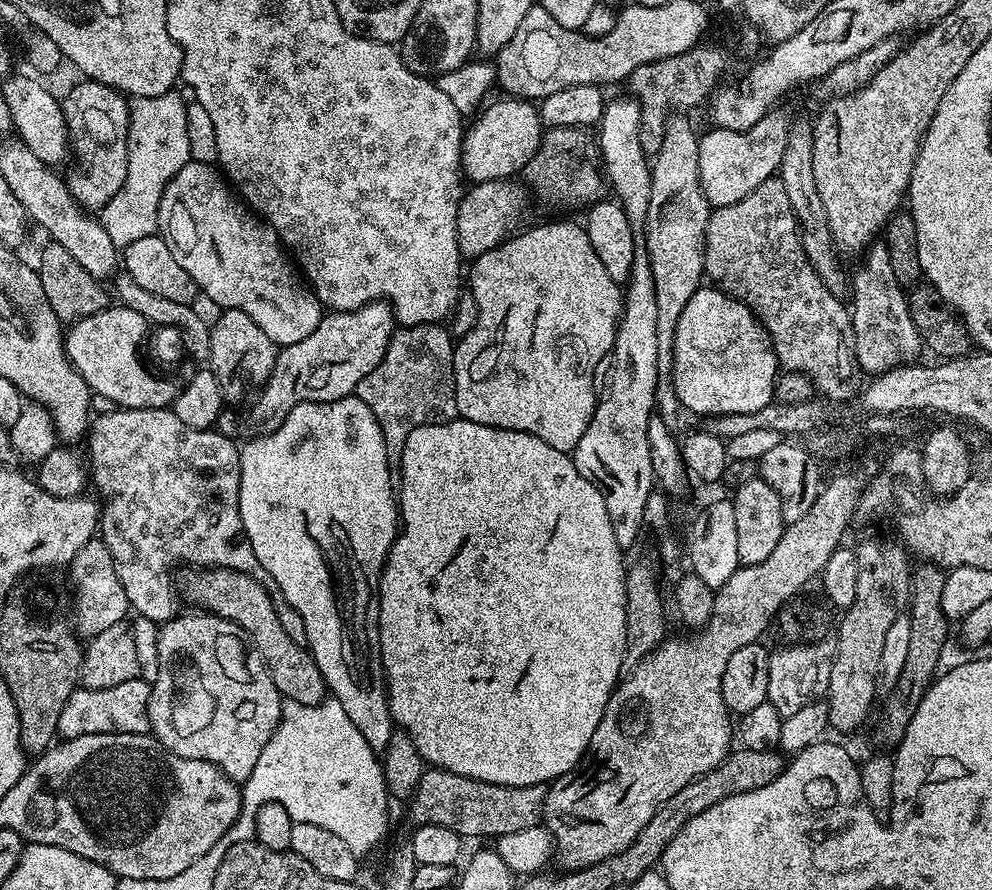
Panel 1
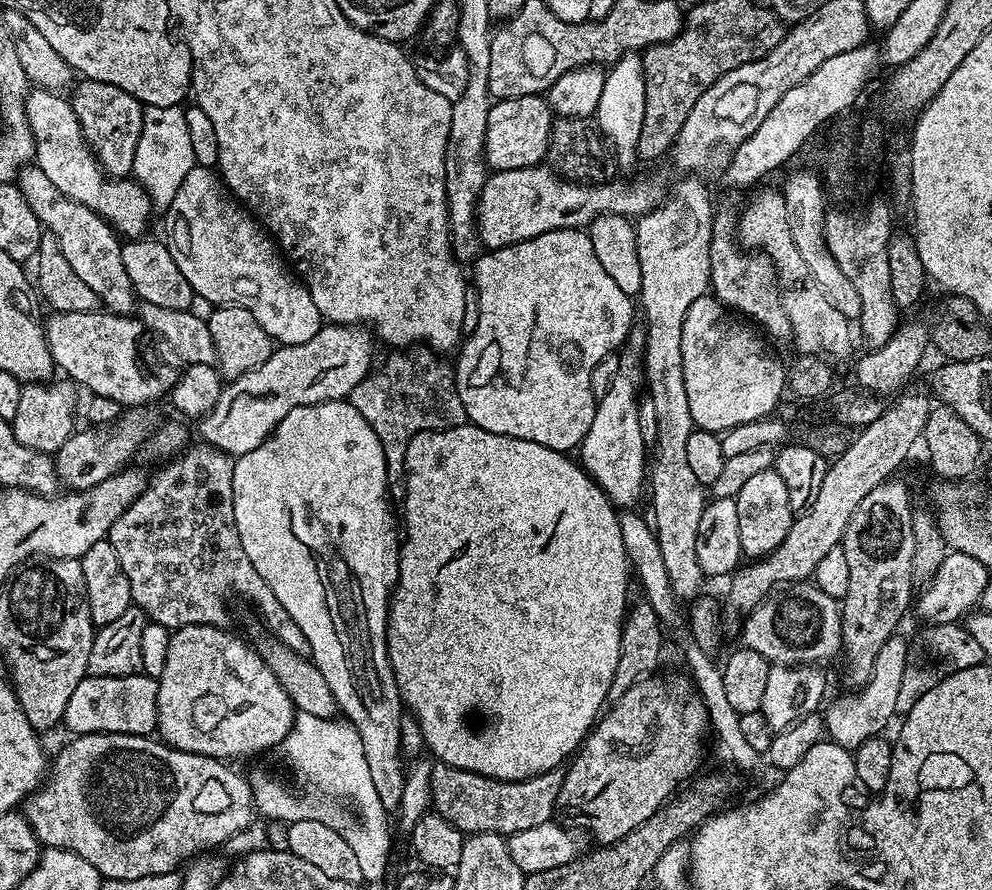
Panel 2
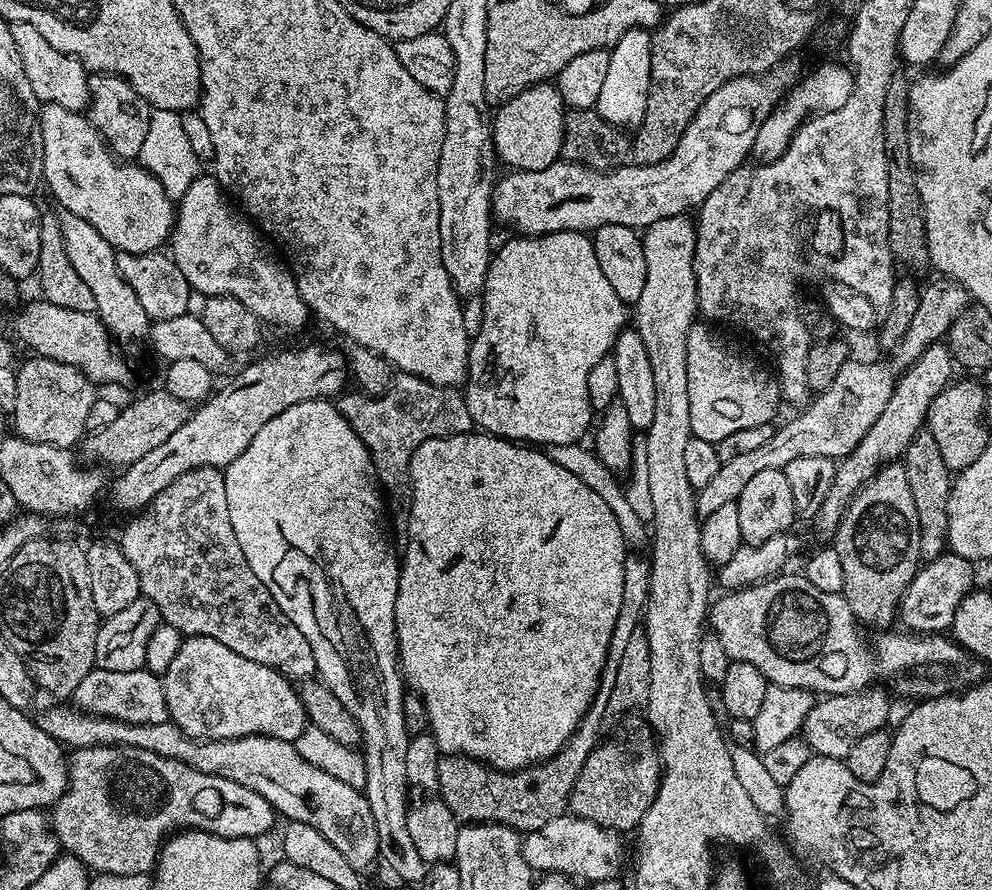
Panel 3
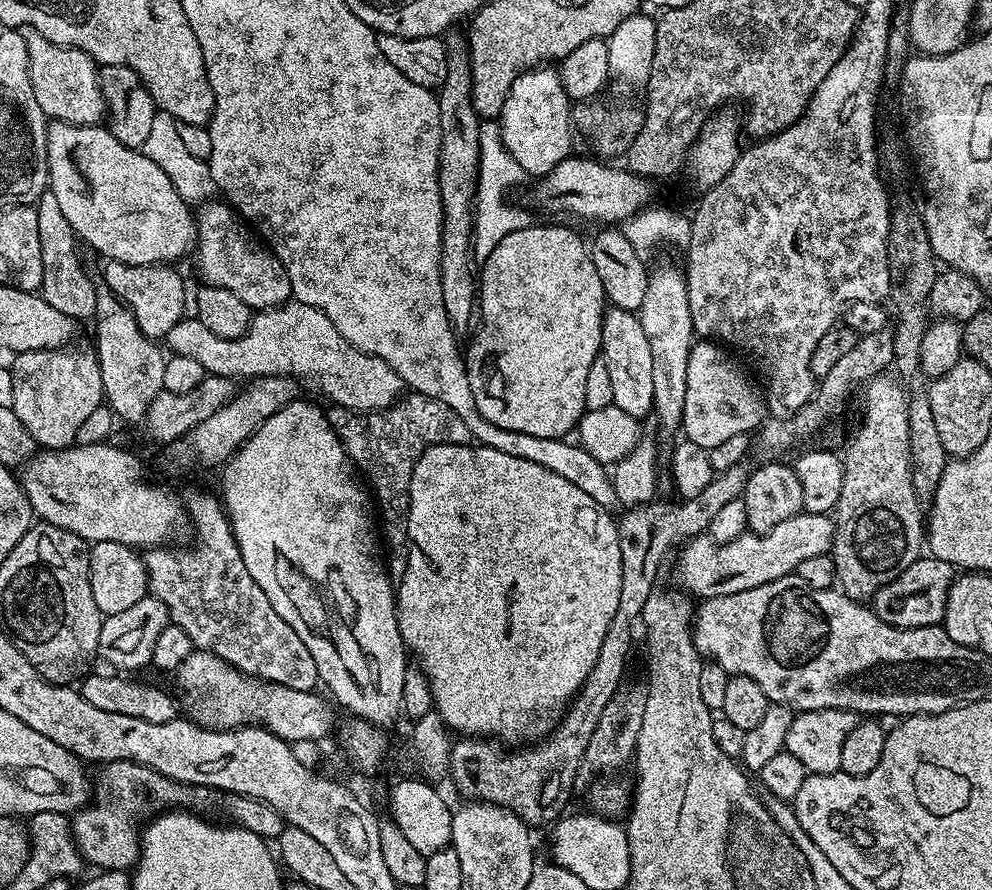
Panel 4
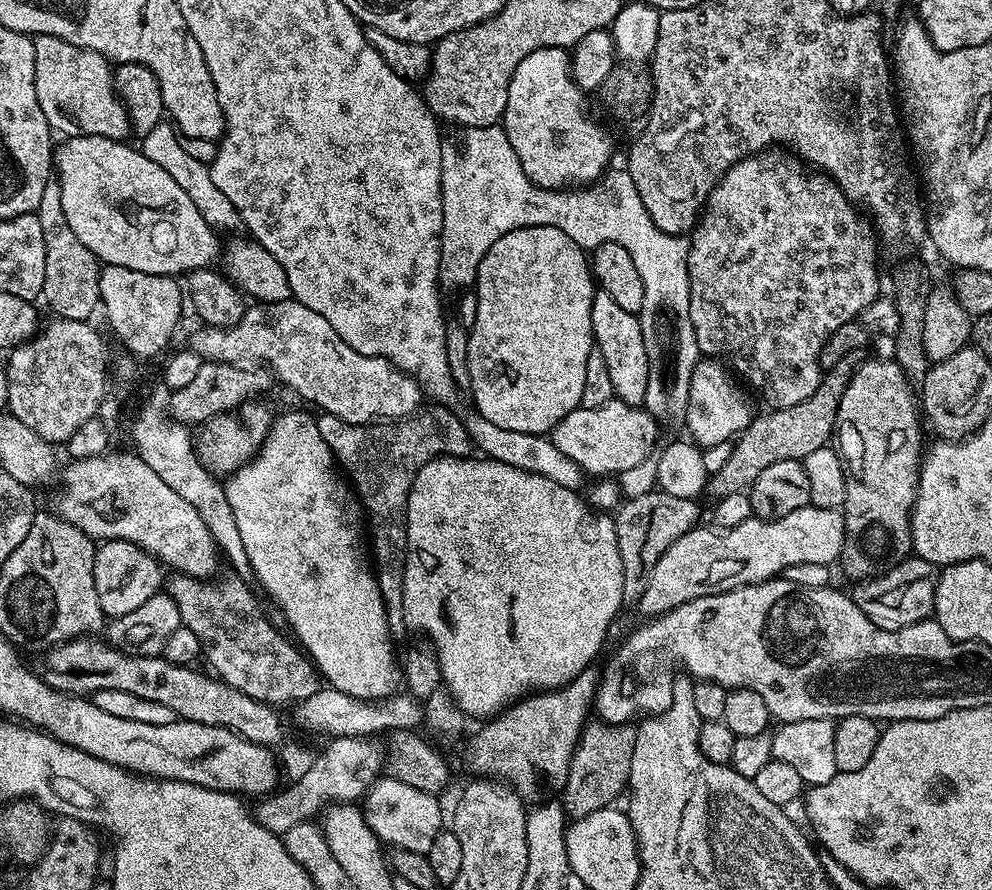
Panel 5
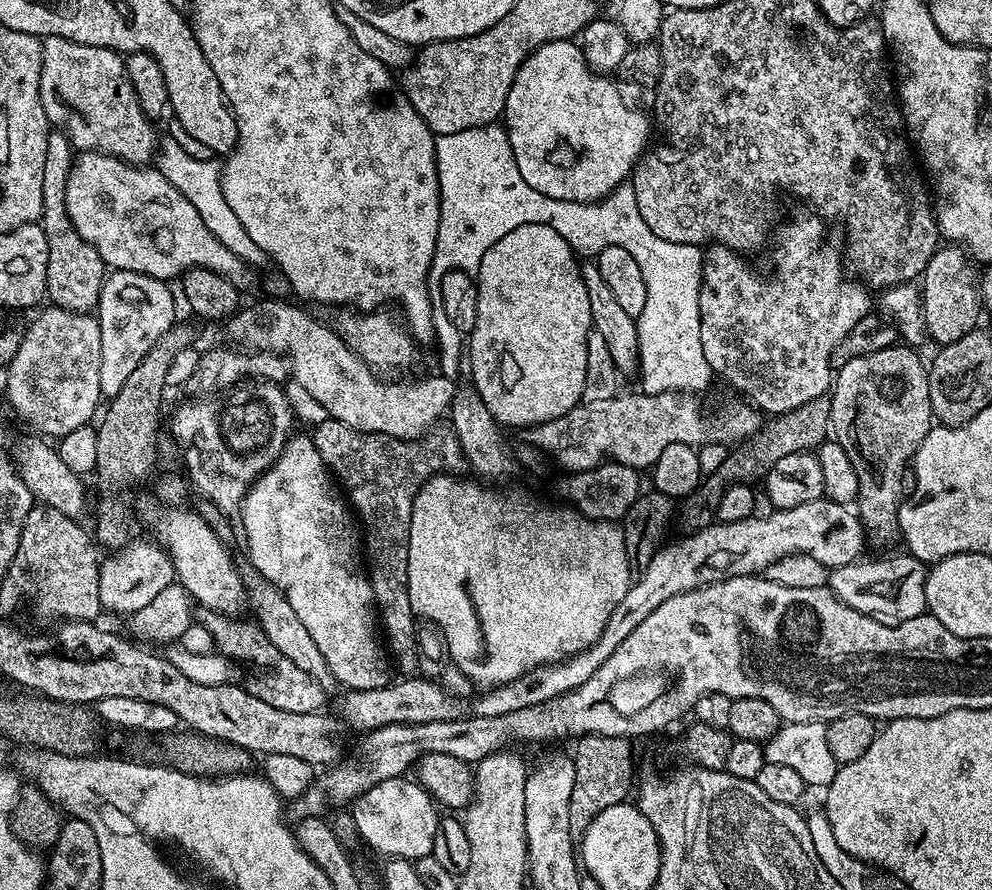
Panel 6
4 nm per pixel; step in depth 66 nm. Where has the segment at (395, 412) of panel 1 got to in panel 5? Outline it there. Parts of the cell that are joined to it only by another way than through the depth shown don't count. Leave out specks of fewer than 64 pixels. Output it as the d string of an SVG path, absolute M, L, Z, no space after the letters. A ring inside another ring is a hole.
M431 407L417 411L411 418L371 424L351 424L329 412L316 416L316 425L322 438L326 438L326 446L330 446L342 468L344 463L343 471L370 521L370 552L388 610L388 622L393 626L404 624L408 499L414 478L436 456L470 456L474 452L467 423L461 417L459 420L451 407Z

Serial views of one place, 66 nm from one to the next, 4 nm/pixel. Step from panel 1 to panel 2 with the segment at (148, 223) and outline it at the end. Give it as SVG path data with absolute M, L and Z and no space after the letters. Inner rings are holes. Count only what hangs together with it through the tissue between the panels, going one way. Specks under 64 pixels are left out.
M179 104L145 107L138 150L134 150L132 176L144 188L157 213L168 211L170 202L174 202L174 194L178 194L178 186L182 186L186 174L190 174L194 167L197 167L197 162L190 143L184 108Z

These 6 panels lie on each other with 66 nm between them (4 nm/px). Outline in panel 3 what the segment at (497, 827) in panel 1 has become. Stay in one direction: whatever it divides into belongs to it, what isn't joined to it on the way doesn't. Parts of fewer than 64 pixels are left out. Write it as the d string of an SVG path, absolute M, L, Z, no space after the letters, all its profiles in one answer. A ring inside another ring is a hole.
M628 554L624 557L624 573L622 574L622 607L618 610L618 622L614 622L614 634L608 647L608 661L604 664L604 673L600 675L600 688L592 699L588 713L574 730L574 734L566 742L558 754L554 754L543 764L531 764L528 768L519 768L517 772L500 772L480 760L469 756L441 755L438 762L440 775L439 799L456 815L456 819L467 824L505 824L515 828L521 834L527 834L546 826L546 822L565 815L569 811L568 799L574 790L574 782L578 782L578 774L582 774L582 766L586 766L586 758L601 743L600 731L604 728L604 720L608 716L610 690L614 686L622 652L629 639L641 627L645 611L648 607L648 591L650 590L649 561L640 554Z

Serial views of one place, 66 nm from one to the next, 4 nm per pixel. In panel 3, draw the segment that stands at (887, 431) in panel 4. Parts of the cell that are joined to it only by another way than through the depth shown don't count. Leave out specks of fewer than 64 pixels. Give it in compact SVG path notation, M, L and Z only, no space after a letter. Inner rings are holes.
M903 463L885 464L848 503L834 537L842 562L842 595L865 629L884 630L898 616L900 599L922 559L919 522Z

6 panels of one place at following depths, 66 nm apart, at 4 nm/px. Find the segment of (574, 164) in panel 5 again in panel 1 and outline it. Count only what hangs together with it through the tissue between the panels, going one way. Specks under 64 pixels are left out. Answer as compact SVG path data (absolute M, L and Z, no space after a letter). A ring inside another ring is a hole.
M519 98L503 99L496 101L493 99L475 117L477 120L473 126L471 124L465 131L464 142L460 150L460 166L463 175L467 179L469 176L472 184L506 180L523 173L530 158L534 158L534 154L540 148L542 125L539 107L535 103Z

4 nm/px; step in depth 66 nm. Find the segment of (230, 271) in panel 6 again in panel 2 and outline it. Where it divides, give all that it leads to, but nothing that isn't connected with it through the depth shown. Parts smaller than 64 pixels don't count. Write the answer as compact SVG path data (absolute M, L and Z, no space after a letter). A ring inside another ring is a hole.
M33 89L24 99L26 118L35 140L34 162L46 178L67 197L98 212L119 235L141 237L152 215L152 202L140 184L130 178L107 180L88 148L81 132L81 124L74 114L71 101L57 91Z

